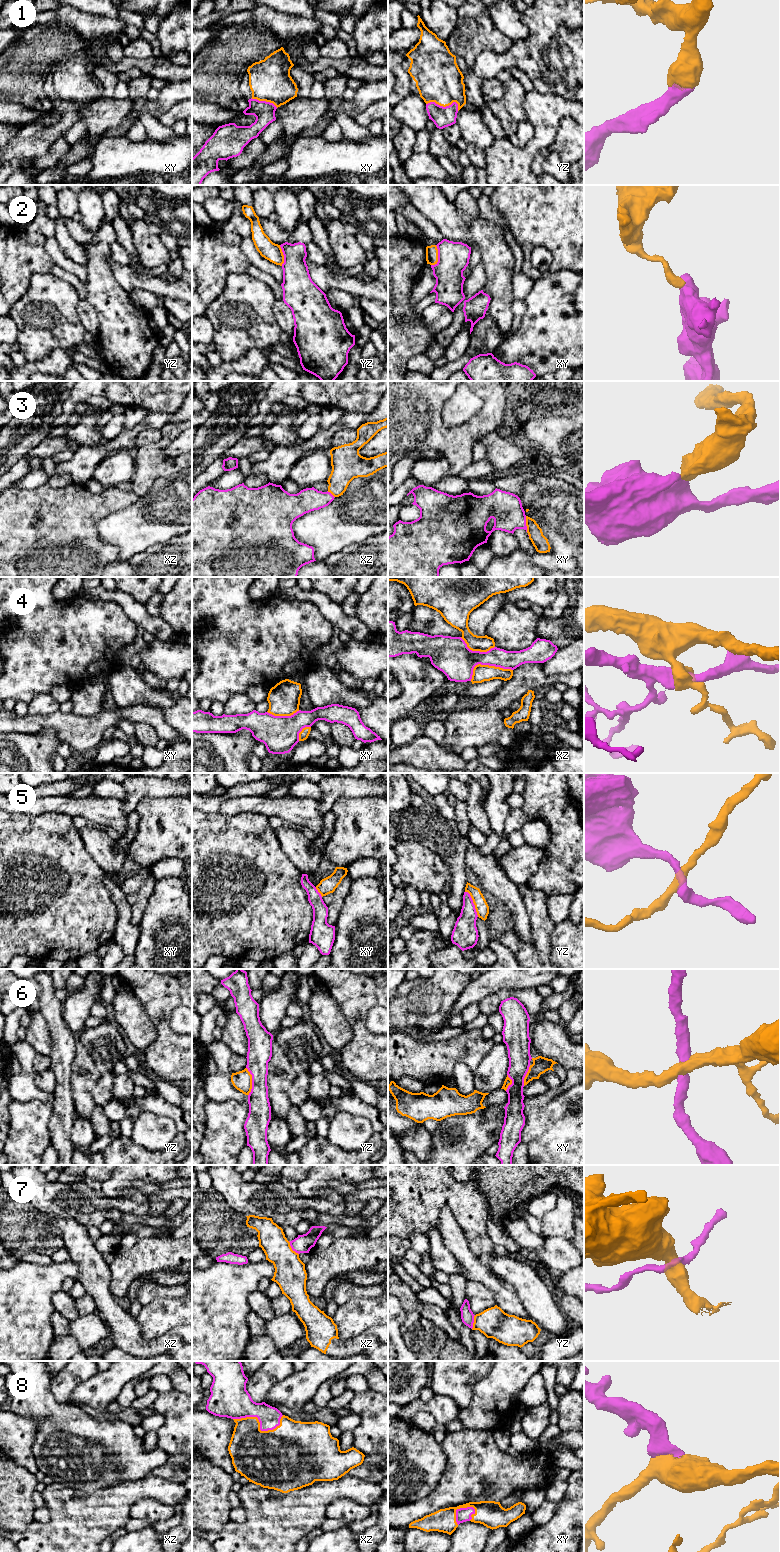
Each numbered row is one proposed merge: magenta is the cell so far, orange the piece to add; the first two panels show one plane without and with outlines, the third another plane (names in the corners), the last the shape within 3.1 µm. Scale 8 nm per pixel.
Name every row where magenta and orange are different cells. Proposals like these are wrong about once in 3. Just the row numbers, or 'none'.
2, 3, 4, 5, 6, 7

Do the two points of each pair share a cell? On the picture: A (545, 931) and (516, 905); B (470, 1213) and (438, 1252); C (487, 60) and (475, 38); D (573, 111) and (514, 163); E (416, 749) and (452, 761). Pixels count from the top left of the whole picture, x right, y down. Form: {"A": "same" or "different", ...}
{"A": "different", "B": "different", "C": "different", "D": "same", "E": "same"}

